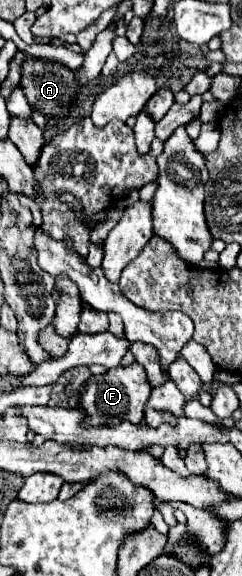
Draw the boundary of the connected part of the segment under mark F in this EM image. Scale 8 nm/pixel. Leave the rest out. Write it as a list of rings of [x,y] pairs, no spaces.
[[[133,363],[129,367],[117,367],[107,371],[105,375],[91,377],[81,397],[81,409],[89,415],[85,419],[85,425],[117,425],[121,421],[137,425],[143,421],[143,411],[149,395],[149,379],[145,379],[145,369],[139,363]]]

